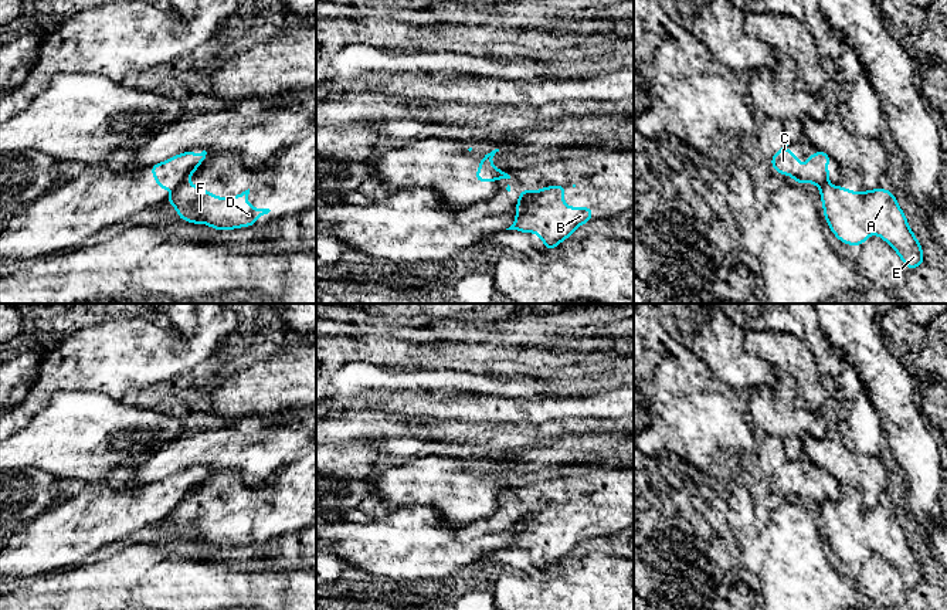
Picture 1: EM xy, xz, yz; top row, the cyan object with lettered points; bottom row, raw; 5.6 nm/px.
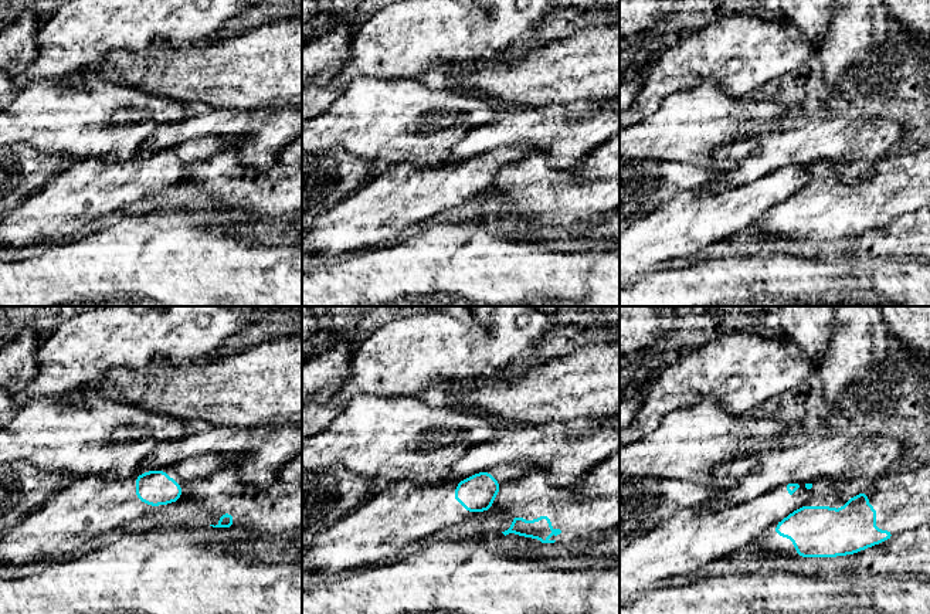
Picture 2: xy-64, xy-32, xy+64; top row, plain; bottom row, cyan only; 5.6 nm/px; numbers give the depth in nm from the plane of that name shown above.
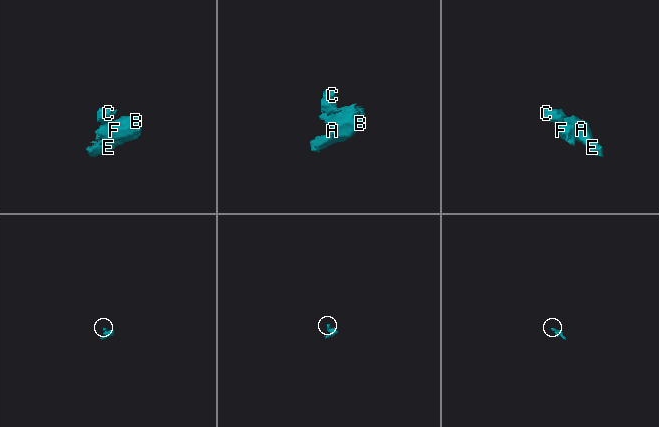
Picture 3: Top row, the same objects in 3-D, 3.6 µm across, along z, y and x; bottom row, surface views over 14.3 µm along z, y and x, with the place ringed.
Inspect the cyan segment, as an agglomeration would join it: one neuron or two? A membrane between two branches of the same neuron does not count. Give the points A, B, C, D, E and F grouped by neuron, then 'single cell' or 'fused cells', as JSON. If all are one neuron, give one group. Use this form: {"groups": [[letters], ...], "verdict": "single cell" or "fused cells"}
{"groups": [["A", "B", "D", "E", "F"], ["C"]], "verdict": "fused cells"}

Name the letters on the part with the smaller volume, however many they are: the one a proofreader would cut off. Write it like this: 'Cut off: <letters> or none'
Cut off: C

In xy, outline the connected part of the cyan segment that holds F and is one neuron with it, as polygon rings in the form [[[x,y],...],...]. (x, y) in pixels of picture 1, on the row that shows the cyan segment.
[[[187,180],[176,189],[167,203],[179,210],[179,220],[208,224],[215,230],[232,230],[255,226],[259,216],[268,214],[269,209],[255,209],[247,204],[250,189],[232,199],[220,199]]]

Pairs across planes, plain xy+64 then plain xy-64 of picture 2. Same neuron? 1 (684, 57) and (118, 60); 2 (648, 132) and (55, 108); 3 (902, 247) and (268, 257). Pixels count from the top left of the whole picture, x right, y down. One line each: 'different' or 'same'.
1: different
2: same
3: different

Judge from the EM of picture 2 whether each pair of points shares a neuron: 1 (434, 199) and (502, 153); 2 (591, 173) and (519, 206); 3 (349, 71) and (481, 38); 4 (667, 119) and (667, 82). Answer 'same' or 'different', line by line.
1: same
2: same
3: same
4: different

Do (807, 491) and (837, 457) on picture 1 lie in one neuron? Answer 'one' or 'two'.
two

